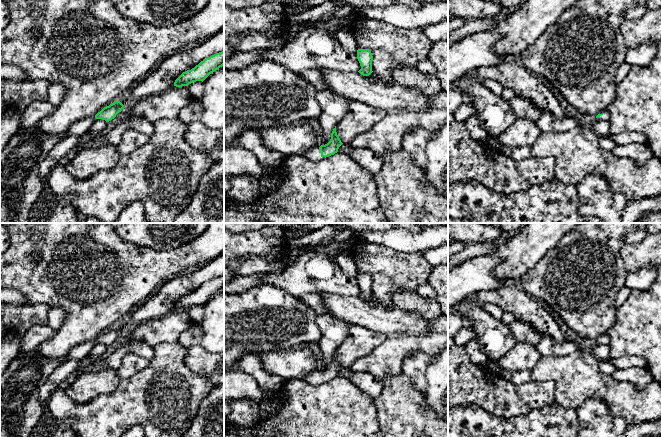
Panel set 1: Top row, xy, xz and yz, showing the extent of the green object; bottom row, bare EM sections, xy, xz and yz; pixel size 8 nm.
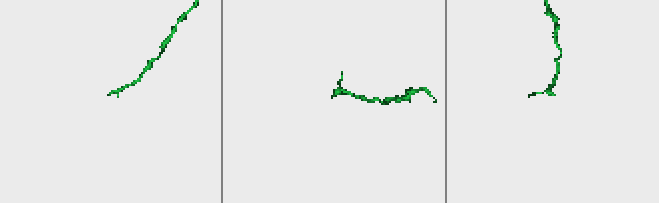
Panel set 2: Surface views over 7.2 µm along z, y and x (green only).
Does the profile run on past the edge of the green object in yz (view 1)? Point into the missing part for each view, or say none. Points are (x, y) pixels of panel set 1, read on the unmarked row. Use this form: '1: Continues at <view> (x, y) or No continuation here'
1: Continues at yz (603, 341)

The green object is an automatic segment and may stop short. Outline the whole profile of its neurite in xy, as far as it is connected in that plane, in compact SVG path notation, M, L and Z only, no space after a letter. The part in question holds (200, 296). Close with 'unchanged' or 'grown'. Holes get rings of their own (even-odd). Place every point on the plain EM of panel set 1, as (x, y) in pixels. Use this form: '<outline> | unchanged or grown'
M224 275L216 277L196 289L191 294L183 296L174 306L174 310L182 311L196 305L204 305L211 297L224 289Z | unchanged

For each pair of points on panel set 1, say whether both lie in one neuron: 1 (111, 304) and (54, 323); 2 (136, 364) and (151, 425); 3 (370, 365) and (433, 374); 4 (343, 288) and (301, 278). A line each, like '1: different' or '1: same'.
1: different
2: different
3: different
4: same

